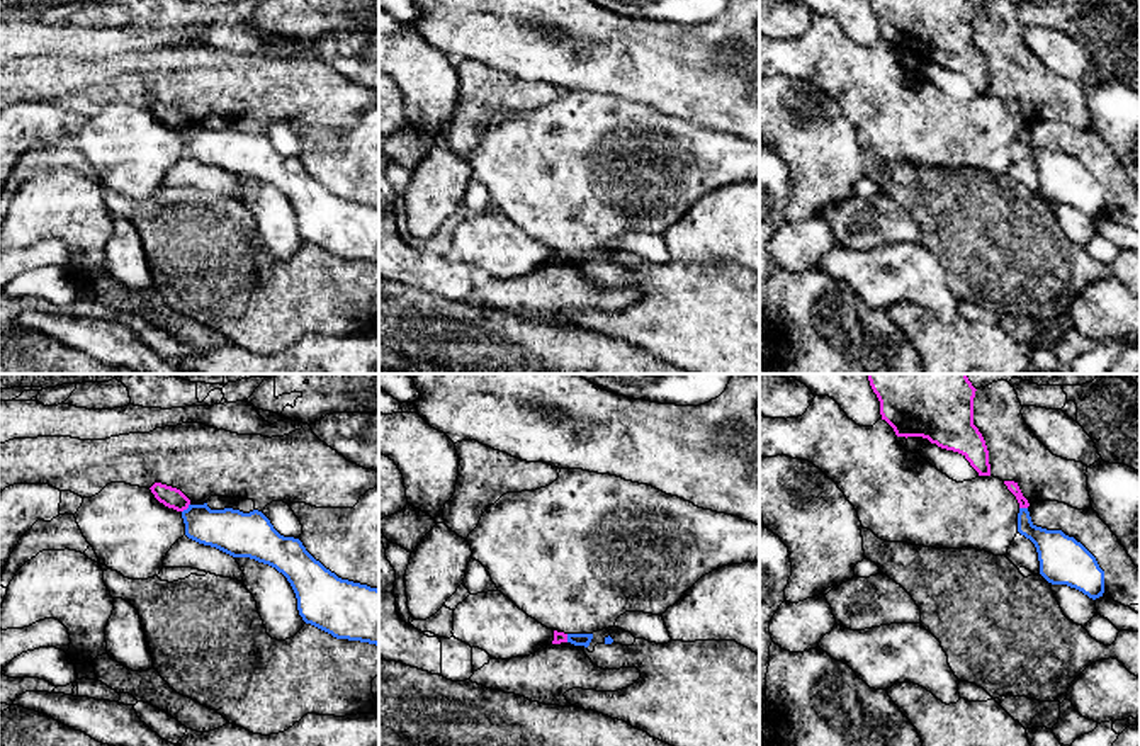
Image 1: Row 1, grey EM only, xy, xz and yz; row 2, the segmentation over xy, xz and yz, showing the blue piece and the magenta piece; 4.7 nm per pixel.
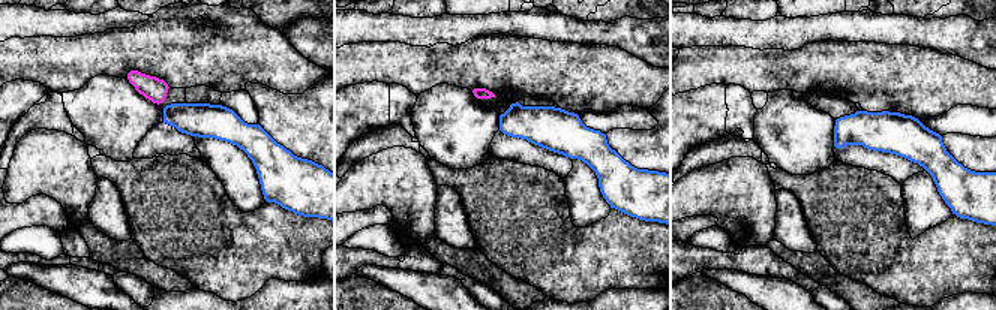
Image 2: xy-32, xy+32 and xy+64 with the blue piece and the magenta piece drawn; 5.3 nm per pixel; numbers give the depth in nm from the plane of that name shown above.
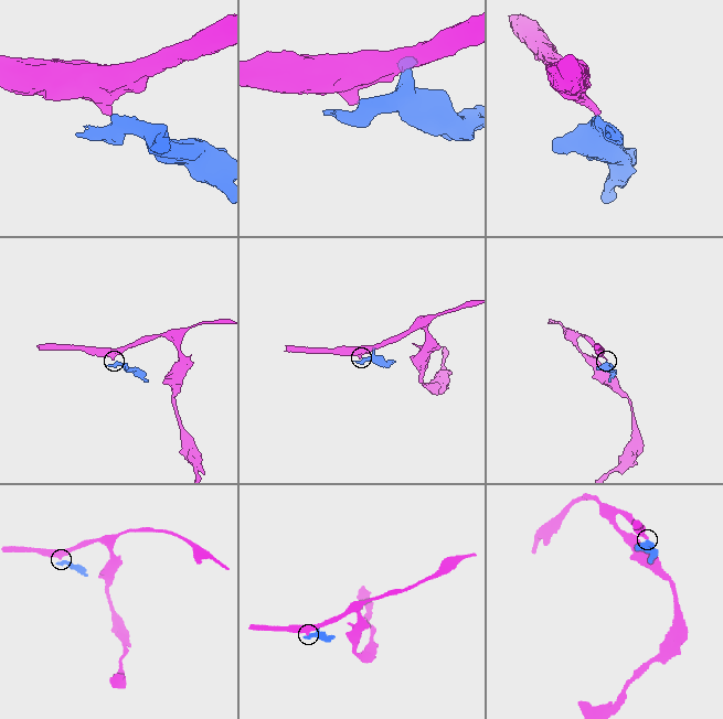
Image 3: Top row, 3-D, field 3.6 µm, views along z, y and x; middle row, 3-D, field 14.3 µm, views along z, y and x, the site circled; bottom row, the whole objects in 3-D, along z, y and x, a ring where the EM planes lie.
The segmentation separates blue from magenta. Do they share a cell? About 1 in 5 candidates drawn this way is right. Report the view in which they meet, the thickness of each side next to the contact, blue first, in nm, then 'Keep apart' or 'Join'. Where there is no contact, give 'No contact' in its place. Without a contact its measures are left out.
Touches blue in xy. Thickness 200 nm (blue) against 100 nm. Keep apart

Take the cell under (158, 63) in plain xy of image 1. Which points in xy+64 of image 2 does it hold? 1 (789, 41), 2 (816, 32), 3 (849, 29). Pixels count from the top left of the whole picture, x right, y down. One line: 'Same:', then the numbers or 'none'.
Same: none

